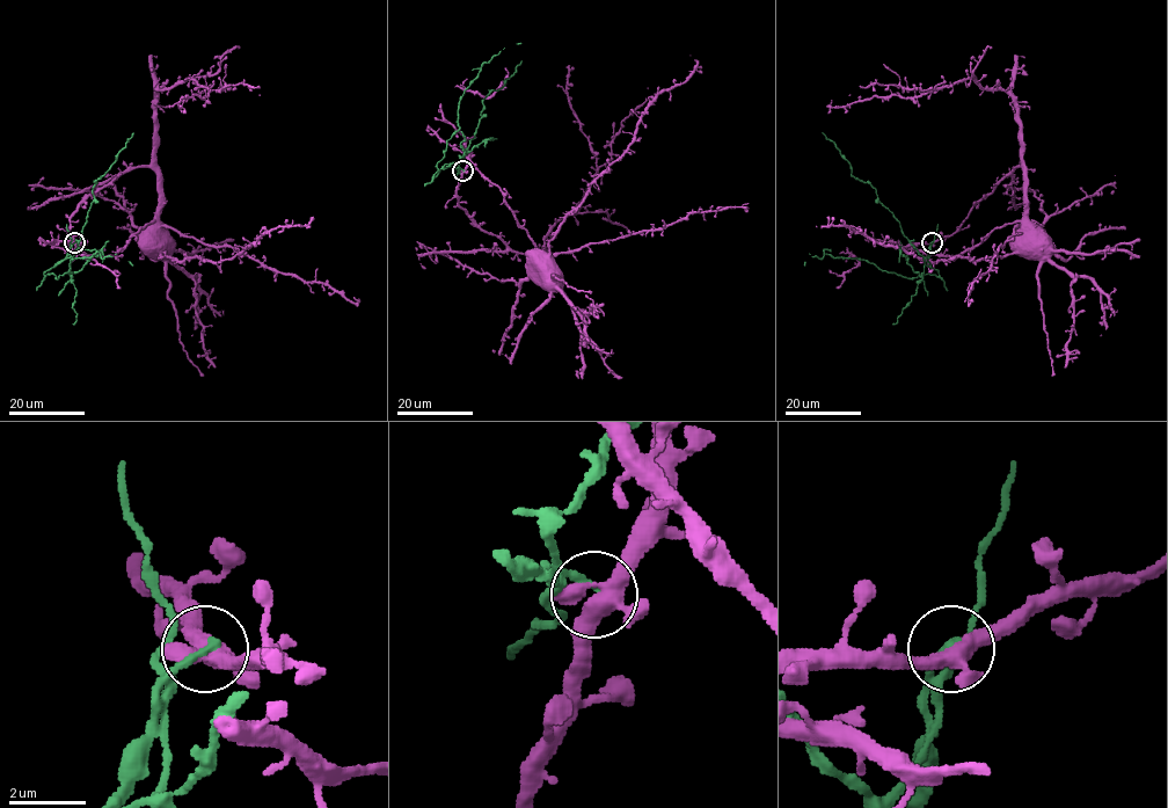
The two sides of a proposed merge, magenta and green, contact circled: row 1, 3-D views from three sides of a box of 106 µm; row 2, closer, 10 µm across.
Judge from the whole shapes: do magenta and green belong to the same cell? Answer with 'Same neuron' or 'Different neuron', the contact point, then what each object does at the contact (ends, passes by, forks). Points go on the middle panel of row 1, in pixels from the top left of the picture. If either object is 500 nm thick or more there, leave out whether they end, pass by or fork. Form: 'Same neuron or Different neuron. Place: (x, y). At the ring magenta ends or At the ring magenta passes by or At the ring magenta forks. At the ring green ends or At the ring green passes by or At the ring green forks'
Different neuron. Place: (462, 170). At the ring magenta forks. At the ring green ends

